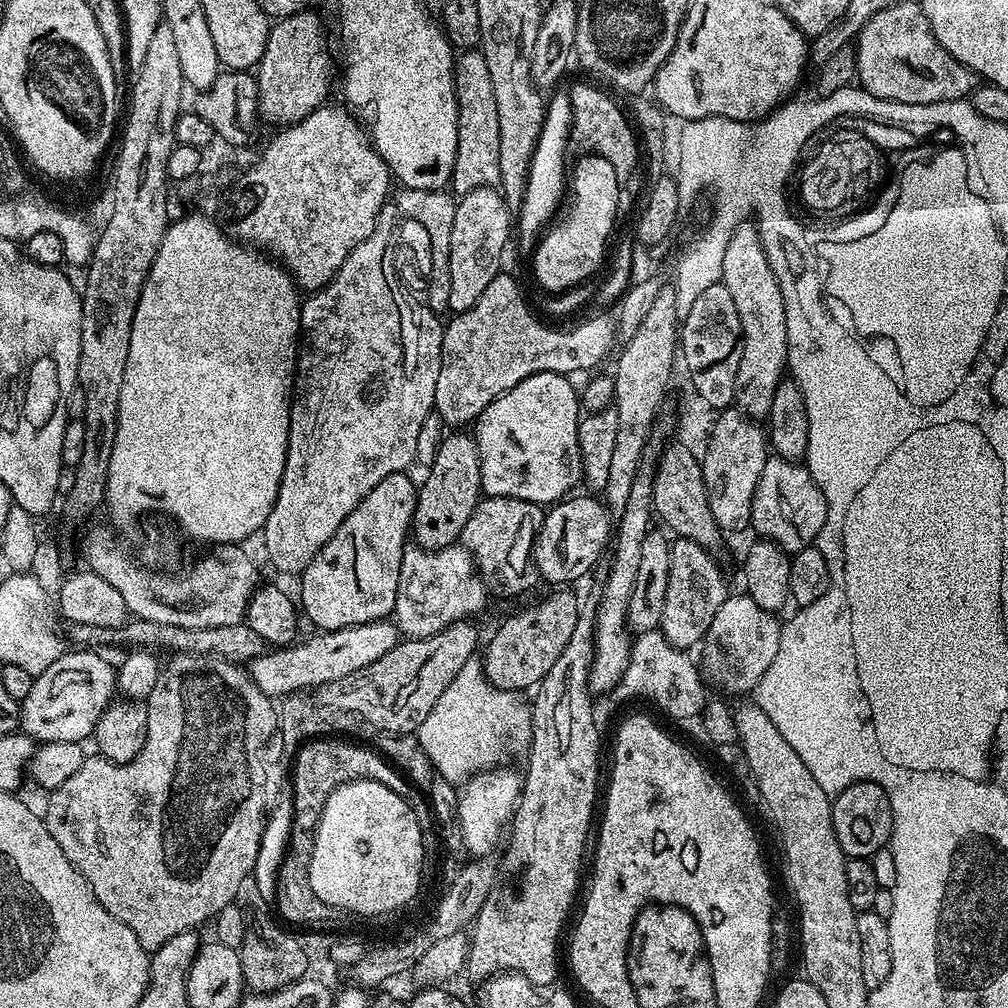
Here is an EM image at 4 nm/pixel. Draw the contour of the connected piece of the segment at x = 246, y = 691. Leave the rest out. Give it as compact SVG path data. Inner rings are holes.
M185 652L175 653L171 657L169 664L165 663L160 670L158 682L154 682L154 690L148 696L146 701L148 706L148 729L146 730L146 746L142 746L142 754L138 754L138 758L134 758L125 764L115 764L110 762L106 757L99 754L85 755L81 768L76 774L62 782L56 789L47 793L48 809L43 809L42 819L45 826L50 830L50 834L54 834L54 842L58 842L58 846L62 846L62 854L66 854L66 858L70 858L70 862L82 874L82 878L86 878L86 882L94 890L94 898L98 898L98 902L102 902L102 906L110 914L114 914L114 918L118 918L118 922L122 922L126 926L130 926L130 930L134 930L134 938L138 938L138 942L142 942L144 949L151 953L158 950L158 946L163 946L165 942L170 942L170 938L174 938L177 934L186 934L187 932L195 932L201 926L211 921L218 914L218 910L222 910L222 906L233 903L237 899L236 895L240 892L240 887L253 875L255 859L258 857L259 843L262 841L262 834L266 823L264 817L264 803L268 800L268 772L264 769L264 751L268 748L268 743L272 740L272 735L278 732L278 708L274 705L273 697L267 696L262 690L258 690L258 686L252 681L251 674L248 673L247 667L241 666L237 661L227 660L224 656L207 656L206 654L186 654Z

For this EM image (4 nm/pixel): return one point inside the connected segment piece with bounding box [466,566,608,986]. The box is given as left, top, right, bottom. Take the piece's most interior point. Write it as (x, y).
(519, 932)

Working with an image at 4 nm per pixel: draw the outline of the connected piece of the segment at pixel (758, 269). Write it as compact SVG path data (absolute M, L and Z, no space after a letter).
M752 222L740 224L732 231L722 258L720 279L734 297L742 322L742 362L738 362L735 407L749 418L767 417L770 402L788 367L788 339L786 338L786 306L774 270L764 253L760 234Z

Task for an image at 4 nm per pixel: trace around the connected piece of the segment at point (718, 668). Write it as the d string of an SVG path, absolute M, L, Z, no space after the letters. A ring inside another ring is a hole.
M729 594L718 606L718 614L714 614L714 622L710 622L704 648L704 664L702 672L709 681L724 684L728 692L751 693L760 680L770 670L770 662L774 662L774 654L778 654L781 621L777 613L762 610L754 598L747 594Z

